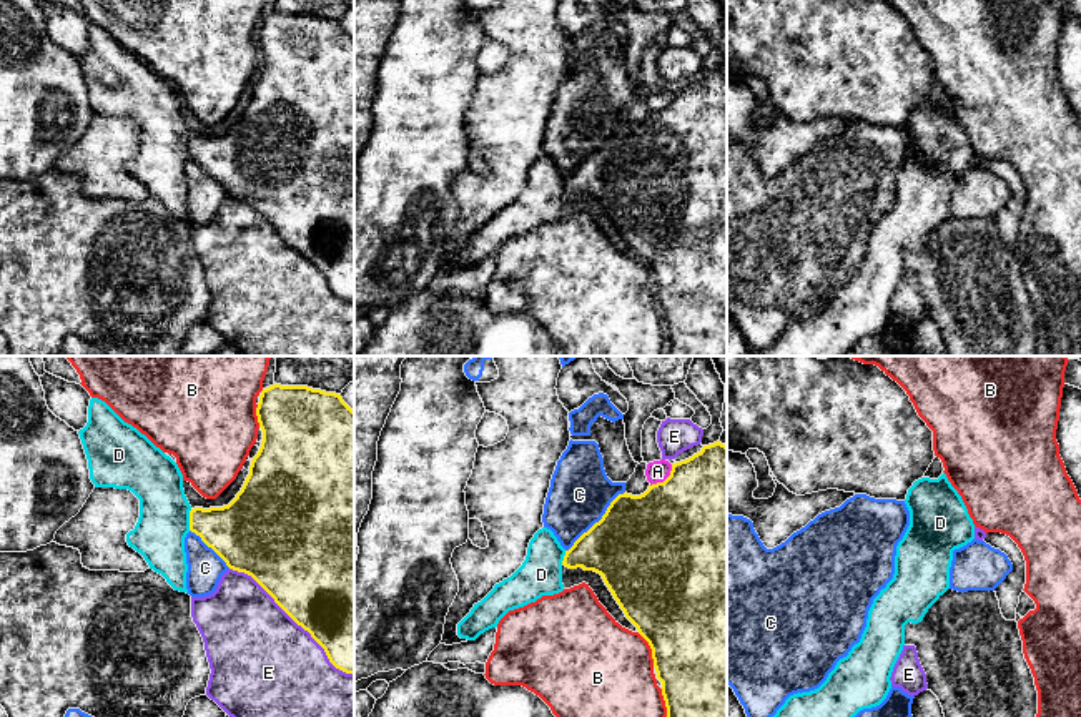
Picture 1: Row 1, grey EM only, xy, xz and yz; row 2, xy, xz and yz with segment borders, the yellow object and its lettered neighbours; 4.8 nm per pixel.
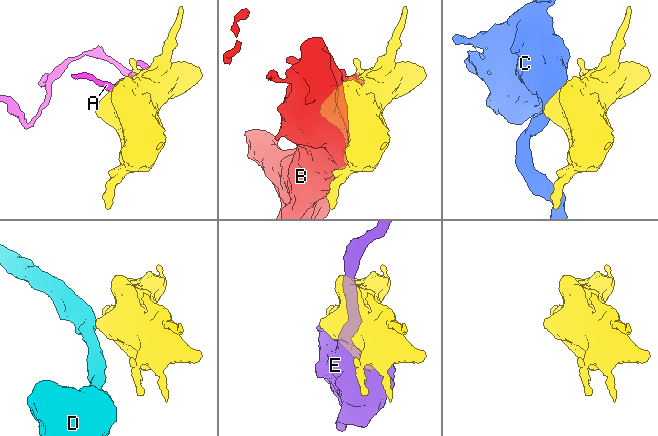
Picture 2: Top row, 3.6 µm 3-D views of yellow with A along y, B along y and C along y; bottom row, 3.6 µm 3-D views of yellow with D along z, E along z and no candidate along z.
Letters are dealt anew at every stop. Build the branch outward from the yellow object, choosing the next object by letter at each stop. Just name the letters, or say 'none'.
none

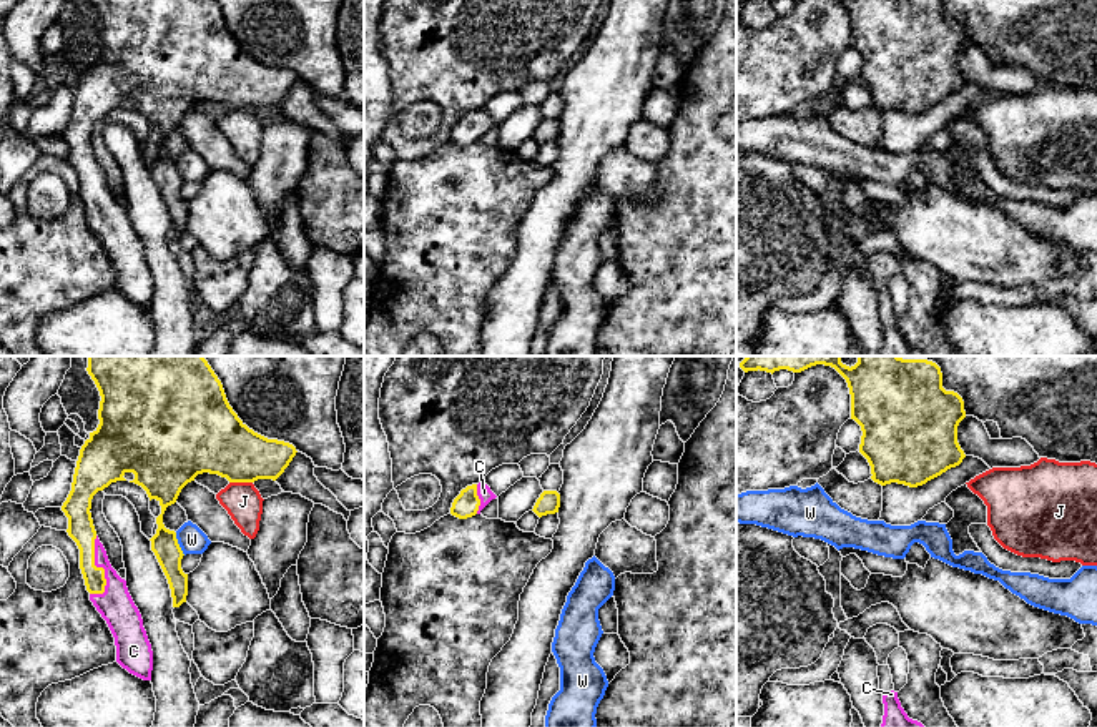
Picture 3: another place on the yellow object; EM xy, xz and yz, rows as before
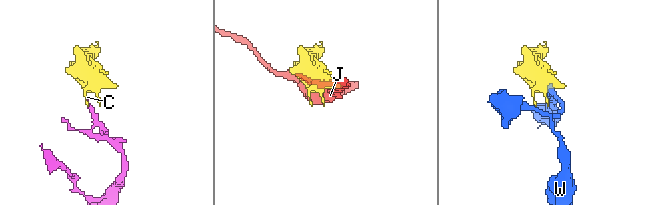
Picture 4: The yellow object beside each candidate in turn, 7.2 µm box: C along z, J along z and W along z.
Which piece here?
C

